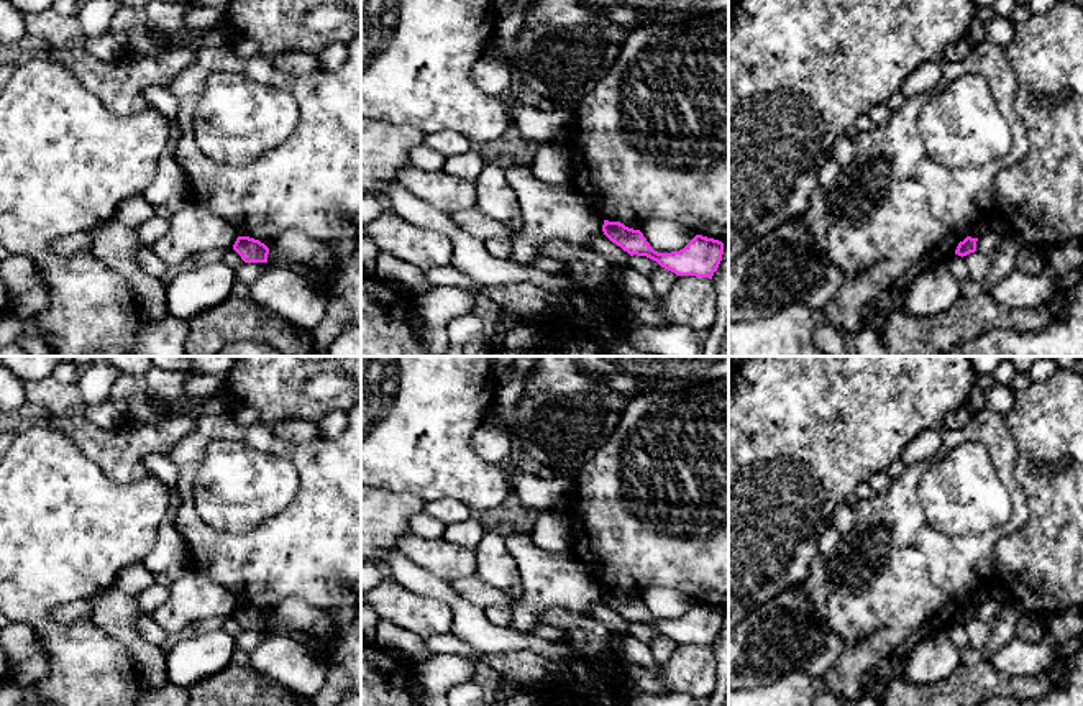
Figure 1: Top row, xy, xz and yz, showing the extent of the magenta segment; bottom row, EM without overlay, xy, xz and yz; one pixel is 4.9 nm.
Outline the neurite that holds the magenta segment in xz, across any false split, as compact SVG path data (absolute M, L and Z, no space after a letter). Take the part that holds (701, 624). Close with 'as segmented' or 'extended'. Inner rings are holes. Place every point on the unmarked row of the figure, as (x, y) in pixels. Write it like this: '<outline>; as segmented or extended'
M604 588L602 599L612 611L620 614L630 624L647 624L676 644L712 647L724 622L722 609L702 603L696 603L679 619L658 621L650 614L640 598L628 596L620 589Z; as segmented

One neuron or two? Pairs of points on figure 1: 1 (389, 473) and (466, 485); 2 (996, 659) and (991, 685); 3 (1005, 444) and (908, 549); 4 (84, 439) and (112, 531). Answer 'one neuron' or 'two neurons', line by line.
1: one neuron
2: two neurons
3: one neuron
4: two neurons

